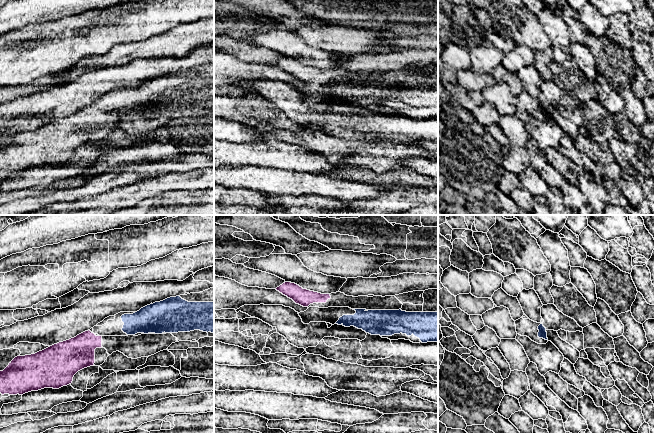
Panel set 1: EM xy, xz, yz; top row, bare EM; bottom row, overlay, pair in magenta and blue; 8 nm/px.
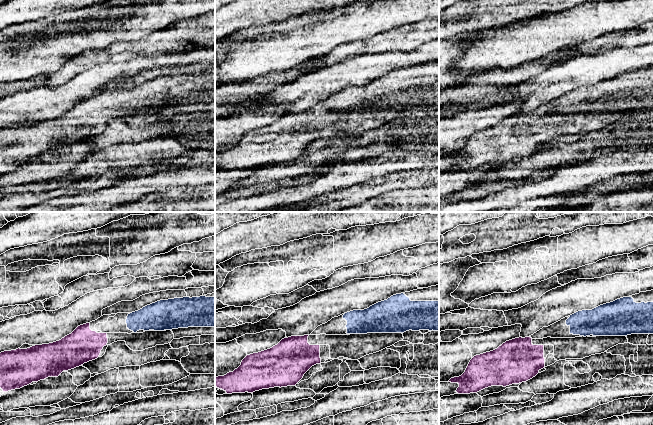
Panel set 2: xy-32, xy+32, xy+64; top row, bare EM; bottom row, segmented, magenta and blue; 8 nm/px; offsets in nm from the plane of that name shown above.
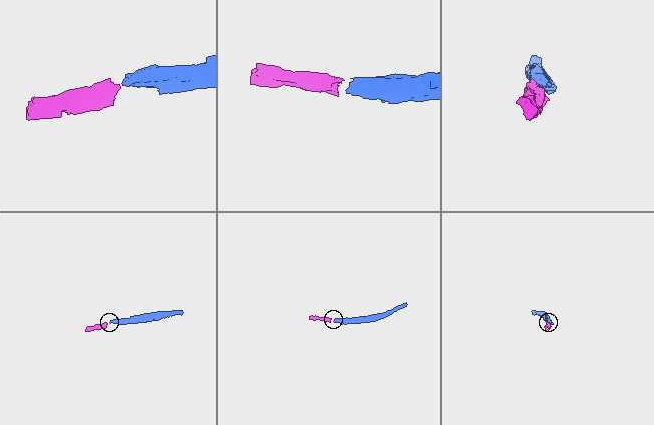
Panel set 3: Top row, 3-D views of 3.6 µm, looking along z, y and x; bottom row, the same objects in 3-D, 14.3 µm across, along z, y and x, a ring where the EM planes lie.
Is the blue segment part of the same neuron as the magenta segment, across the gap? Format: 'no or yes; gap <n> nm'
yes; gap 170 nm

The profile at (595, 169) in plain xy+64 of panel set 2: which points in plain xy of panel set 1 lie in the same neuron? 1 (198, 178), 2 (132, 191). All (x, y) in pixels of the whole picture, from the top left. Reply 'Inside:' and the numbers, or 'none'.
Inside: none

